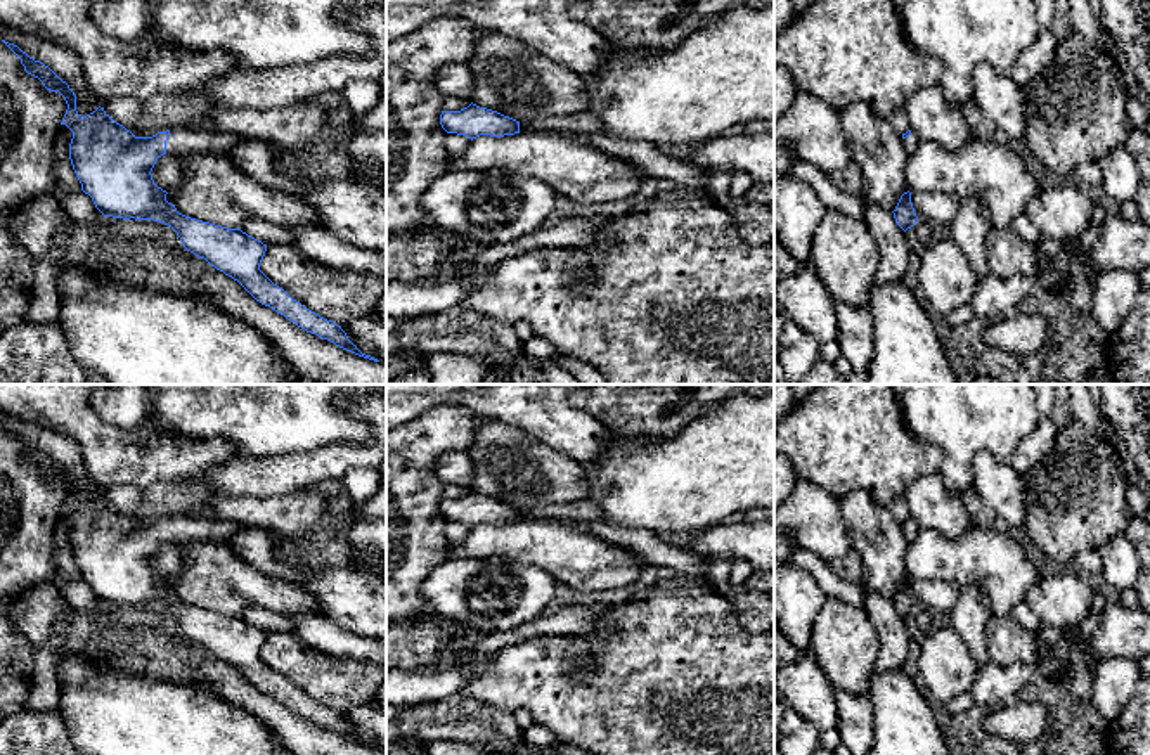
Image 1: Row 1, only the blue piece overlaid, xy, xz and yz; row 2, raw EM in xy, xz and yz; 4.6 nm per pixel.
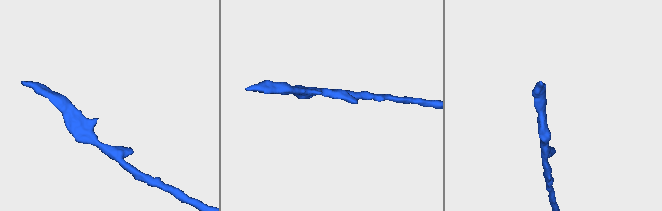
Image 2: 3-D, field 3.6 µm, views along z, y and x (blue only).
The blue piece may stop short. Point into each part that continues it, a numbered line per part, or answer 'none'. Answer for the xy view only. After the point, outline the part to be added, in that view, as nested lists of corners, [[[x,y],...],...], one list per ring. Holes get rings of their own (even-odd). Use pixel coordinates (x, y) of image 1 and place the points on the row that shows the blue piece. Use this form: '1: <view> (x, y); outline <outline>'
1: xy (206, 139); outline [[[203,125],[199,128],[171,130],[166,140],[166,154],[216,154],[225,156],[225,152],[236,144],[246,140],[237,133],[223,132],[211,125]]]

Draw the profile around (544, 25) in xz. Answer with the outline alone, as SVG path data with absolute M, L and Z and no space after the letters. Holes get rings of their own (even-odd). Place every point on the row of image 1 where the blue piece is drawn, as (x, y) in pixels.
M483 0L452 7L391 7L386 10L386 43L438 17L469 21L480 29L502 33L537 54L592 78L615 45L589 24L568 14L566 0Z

